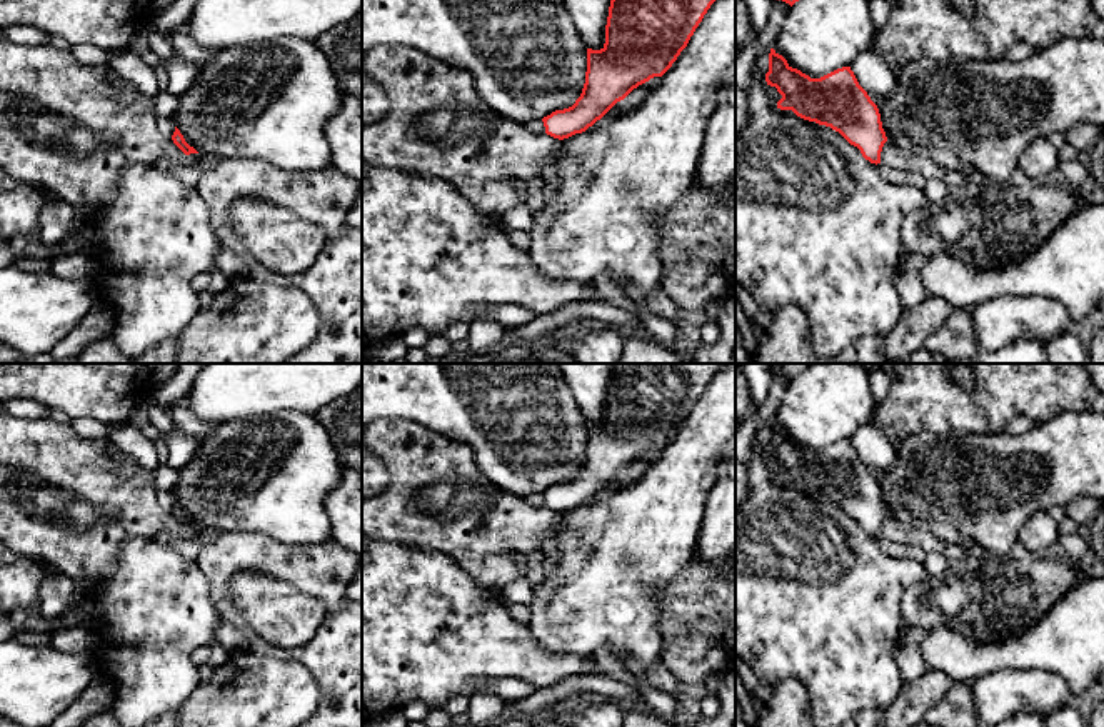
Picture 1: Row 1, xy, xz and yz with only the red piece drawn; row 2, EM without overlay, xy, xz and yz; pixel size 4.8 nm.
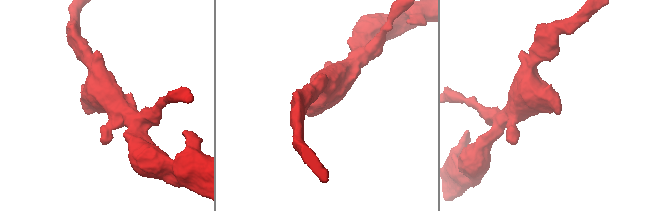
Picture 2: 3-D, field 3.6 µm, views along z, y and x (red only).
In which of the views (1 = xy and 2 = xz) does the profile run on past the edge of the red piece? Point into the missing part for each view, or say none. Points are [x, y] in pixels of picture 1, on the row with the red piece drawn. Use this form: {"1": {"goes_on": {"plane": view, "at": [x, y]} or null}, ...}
{"1": {"goes_on": null}, "2": {"goes_on": null}}

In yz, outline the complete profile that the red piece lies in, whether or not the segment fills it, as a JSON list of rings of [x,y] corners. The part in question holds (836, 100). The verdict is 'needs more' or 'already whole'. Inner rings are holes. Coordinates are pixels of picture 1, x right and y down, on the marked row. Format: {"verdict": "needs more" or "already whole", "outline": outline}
{"verdict": "already whole", "outline": [[[770,48],[765,82],[782,95],[777,108],[792,110],[804,120],[831,127],[857,147],[866,160],[881,163],[881,152],[887,142],[881,113],[851,67],[810,78]]]}

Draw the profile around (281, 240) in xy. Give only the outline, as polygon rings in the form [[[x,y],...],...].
[[[260,198],[237,200],[228,218],[250,255],[284,277],[309,268],[327,242],[319,225]]]

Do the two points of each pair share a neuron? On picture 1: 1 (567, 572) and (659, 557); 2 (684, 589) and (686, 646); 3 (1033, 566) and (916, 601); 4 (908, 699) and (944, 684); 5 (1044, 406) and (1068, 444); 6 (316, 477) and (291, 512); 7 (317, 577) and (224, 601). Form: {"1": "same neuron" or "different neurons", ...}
{"1": "same neuron", "2": "same neuron", "3": "same neuron", "4": "same neuron", "5": "different neurons", "6": "same neuron", "7": "same neuron"}

